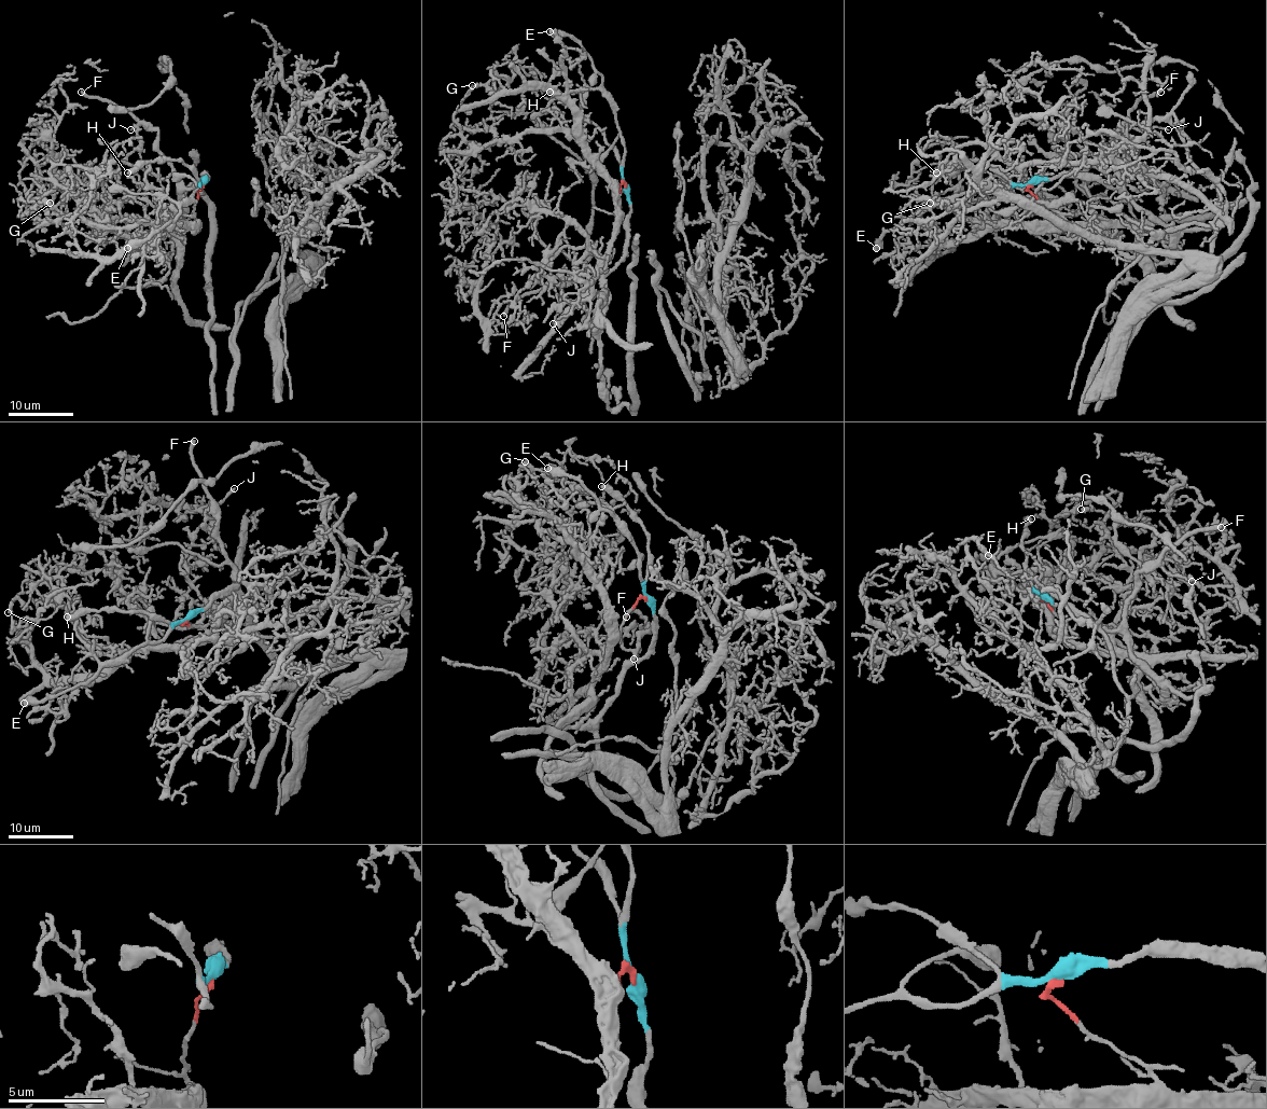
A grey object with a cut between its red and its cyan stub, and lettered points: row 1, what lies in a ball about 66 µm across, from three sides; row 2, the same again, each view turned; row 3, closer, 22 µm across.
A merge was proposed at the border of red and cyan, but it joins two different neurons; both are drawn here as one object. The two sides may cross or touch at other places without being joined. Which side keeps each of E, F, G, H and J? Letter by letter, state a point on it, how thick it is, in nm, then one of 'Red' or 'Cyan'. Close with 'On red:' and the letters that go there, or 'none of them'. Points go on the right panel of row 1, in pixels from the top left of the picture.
E: Place: (876, 248). Thickness 600 nm. Cyan
F: Place: (1160, 92). Thickness 360 nm. Cyan
G: Place: (930, 203). Thickness 340 nm. Red
H: Place: (936, 172). Thickness 550 nm. Cyan
J: Place: (1168, 129). Thickness 170 nm. Red
On red: G, J

